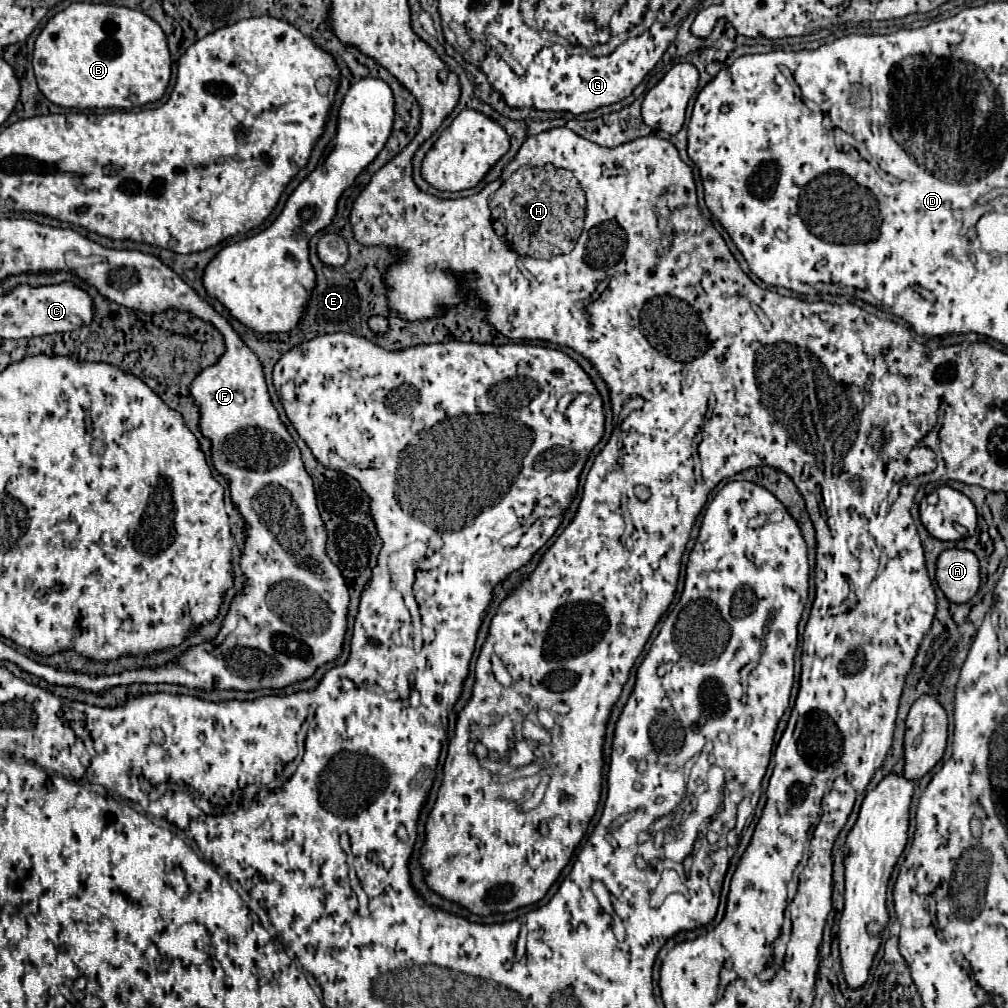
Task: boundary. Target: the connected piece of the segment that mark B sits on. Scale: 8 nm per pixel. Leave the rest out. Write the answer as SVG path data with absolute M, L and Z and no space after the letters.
M73 2L57 12L35 40L31 64L43 96L61 108L131 110L161 100L171 78L161 26L143 12L115 4Z

